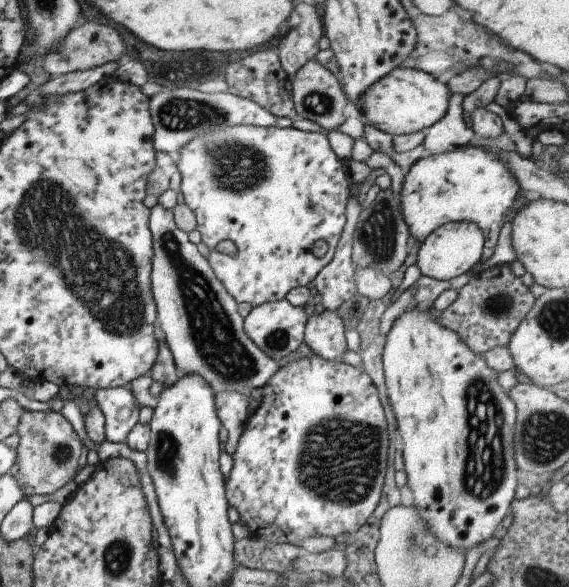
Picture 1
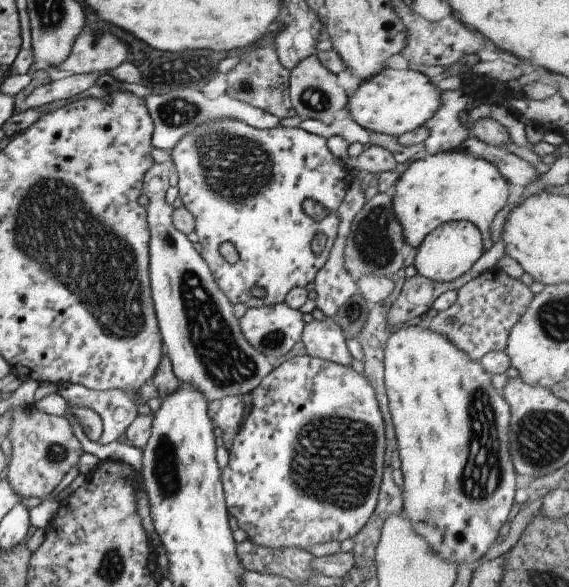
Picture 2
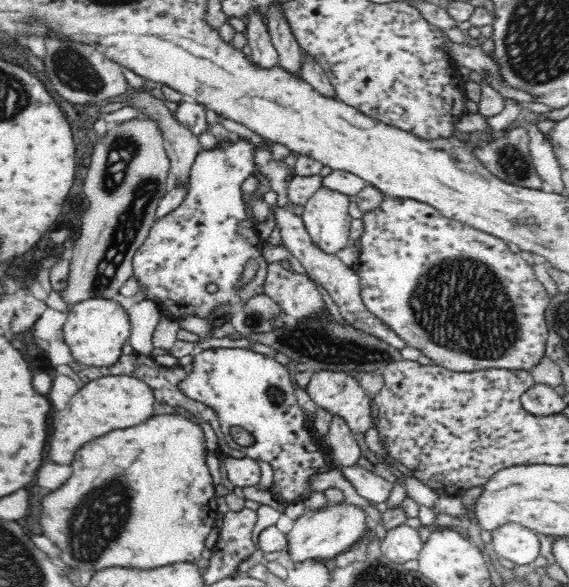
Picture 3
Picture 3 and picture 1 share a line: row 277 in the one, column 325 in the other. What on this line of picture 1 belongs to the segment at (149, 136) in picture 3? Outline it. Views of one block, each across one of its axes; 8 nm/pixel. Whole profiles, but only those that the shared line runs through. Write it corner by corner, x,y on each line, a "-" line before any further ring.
311,58
291,76
291,100
297,116
319,124
325,132
333,132
339,128
343,118
343,108
347,104
344,92
339,88
338,76
321,66
317,58

